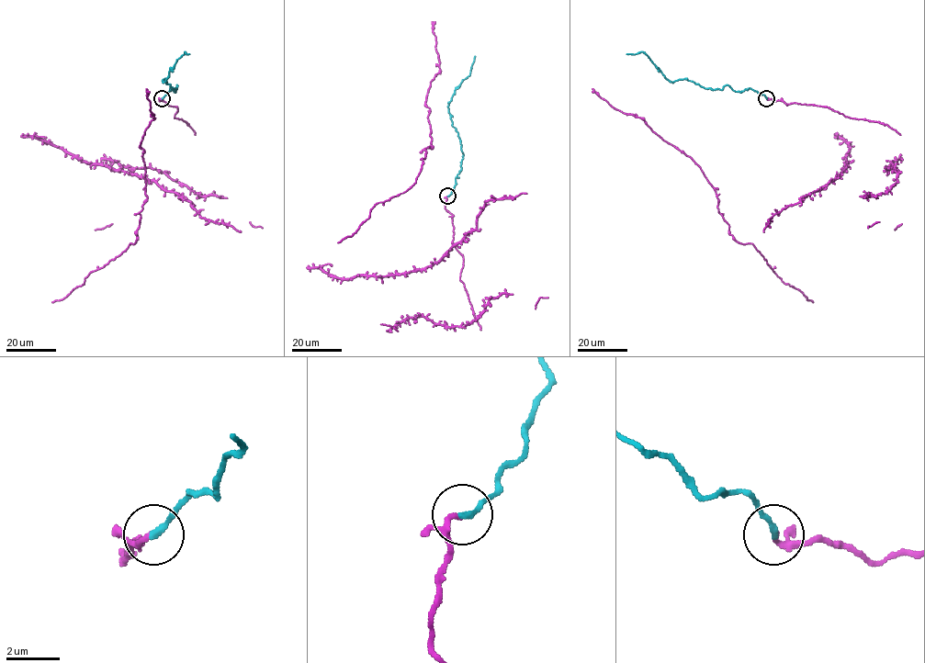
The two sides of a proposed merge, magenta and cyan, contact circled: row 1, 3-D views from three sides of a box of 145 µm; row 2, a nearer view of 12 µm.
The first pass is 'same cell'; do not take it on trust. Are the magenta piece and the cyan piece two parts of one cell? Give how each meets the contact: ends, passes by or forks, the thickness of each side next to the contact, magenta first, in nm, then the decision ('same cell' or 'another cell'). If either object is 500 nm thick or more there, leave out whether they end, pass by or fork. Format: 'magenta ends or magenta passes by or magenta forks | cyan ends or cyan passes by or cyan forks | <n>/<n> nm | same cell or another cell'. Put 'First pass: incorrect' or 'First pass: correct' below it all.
magenta passes by | cyan ends | 140/240 nm | same cell
First pass: correct

